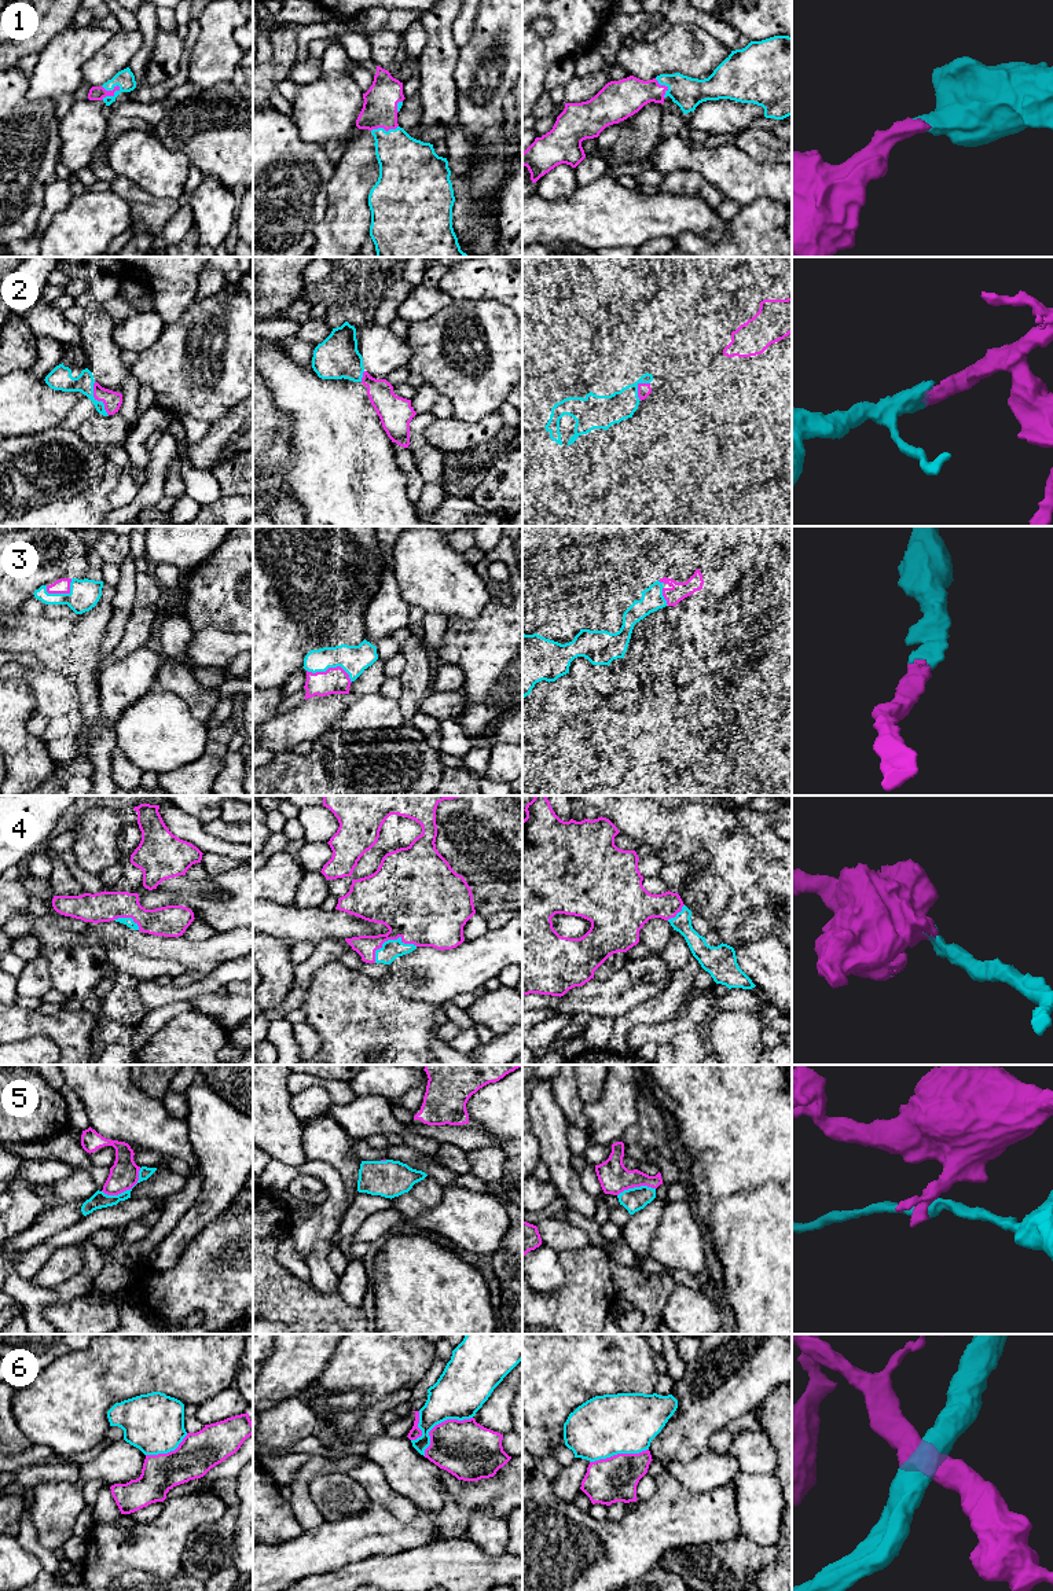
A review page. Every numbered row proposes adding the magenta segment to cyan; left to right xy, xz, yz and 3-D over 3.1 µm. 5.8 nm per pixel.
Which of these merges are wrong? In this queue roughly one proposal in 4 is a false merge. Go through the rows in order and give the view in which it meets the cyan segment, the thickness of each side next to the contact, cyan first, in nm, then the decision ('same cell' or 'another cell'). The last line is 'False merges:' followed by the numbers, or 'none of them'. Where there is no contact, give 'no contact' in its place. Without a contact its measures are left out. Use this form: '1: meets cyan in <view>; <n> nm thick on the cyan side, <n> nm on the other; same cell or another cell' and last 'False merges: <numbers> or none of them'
1: meets cyan in xy; 110 nm thick on the cyan side, 80 nm on the other; same cell
2: meets cyan in xy; 130 nm thick on the cyan side, 110 nm on the other; same cell
3: meets cyan in xz; 170 nm thick on the cyan side, 160 nm on the other; same cell
4: meets cyan in xz; 120 nm thick on the cyan side, 420 nm on the other; same cell
5: meets cyan in xy; 100 nm thick on the cyan side, 170 nm on the other; another cell
6: meets cyan in xz; 300 nm thick on the cyan side, 340 nm on the other; same cell
False merges: 5

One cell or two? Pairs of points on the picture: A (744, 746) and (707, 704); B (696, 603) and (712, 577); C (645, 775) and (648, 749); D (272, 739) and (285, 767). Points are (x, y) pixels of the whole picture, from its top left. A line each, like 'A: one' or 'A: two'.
A: one
B: two
C: one
D: two

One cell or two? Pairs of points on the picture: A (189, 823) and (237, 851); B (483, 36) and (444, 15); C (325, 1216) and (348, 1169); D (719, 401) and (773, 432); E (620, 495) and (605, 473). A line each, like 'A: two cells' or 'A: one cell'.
A: one cell
B: two cells
C: two cells
D: two cells
E: two cells

